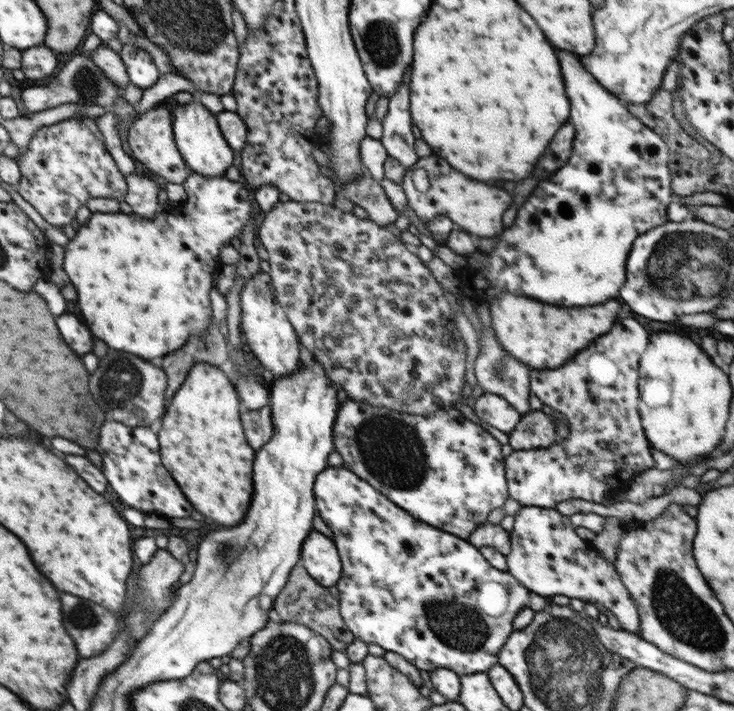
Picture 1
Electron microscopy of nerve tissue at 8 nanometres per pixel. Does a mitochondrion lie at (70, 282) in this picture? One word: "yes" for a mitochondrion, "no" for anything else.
no

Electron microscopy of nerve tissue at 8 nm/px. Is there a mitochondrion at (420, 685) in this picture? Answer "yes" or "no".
no

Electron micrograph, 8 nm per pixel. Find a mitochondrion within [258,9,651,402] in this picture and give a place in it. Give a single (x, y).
(381, 40)

